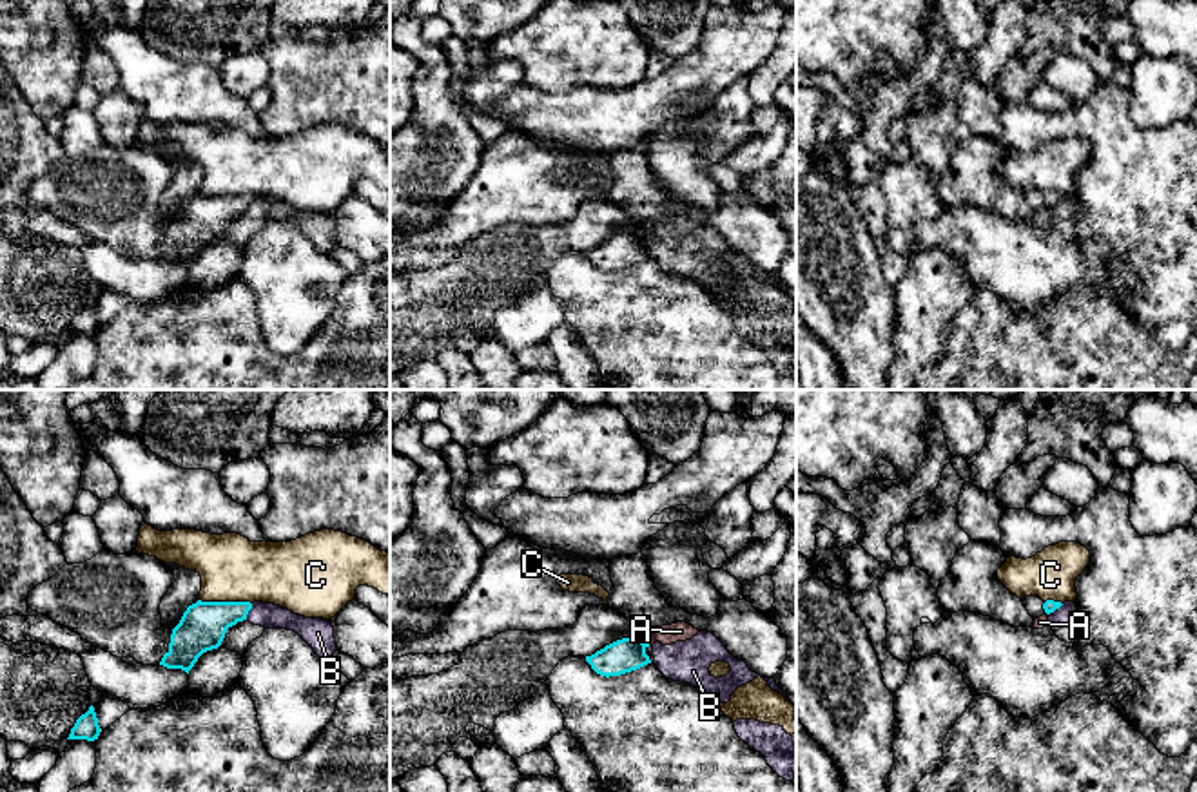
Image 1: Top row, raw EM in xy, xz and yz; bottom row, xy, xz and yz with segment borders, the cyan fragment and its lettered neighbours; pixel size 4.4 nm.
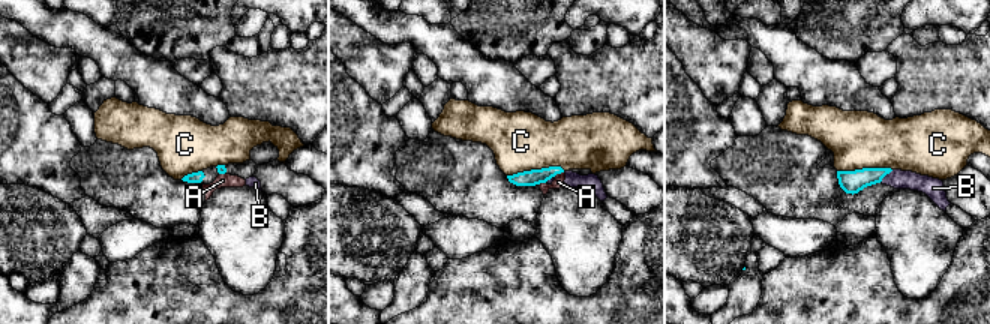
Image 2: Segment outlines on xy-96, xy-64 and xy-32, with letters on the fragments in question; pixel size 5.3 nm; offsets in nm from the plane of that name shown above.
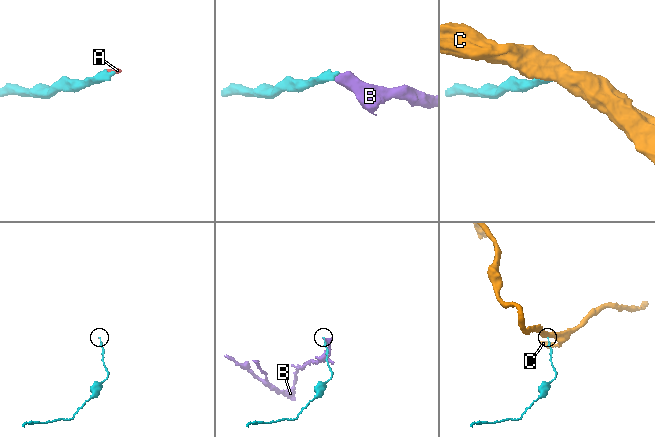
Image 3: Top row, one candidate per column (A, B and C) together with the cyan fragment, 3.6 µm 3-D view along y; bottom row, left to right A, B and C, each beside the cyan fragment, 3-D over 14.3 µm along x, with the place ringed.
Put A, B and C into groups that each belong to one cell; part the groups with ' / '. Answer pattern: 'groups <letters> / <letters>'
groups A B / C

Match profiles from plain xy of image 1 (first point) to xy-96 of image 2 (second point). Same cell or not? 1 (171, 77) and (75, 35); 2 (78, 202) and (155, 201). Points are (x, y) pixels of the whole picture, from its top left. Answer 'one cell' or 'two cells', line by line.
1: one cell
2: one cell

